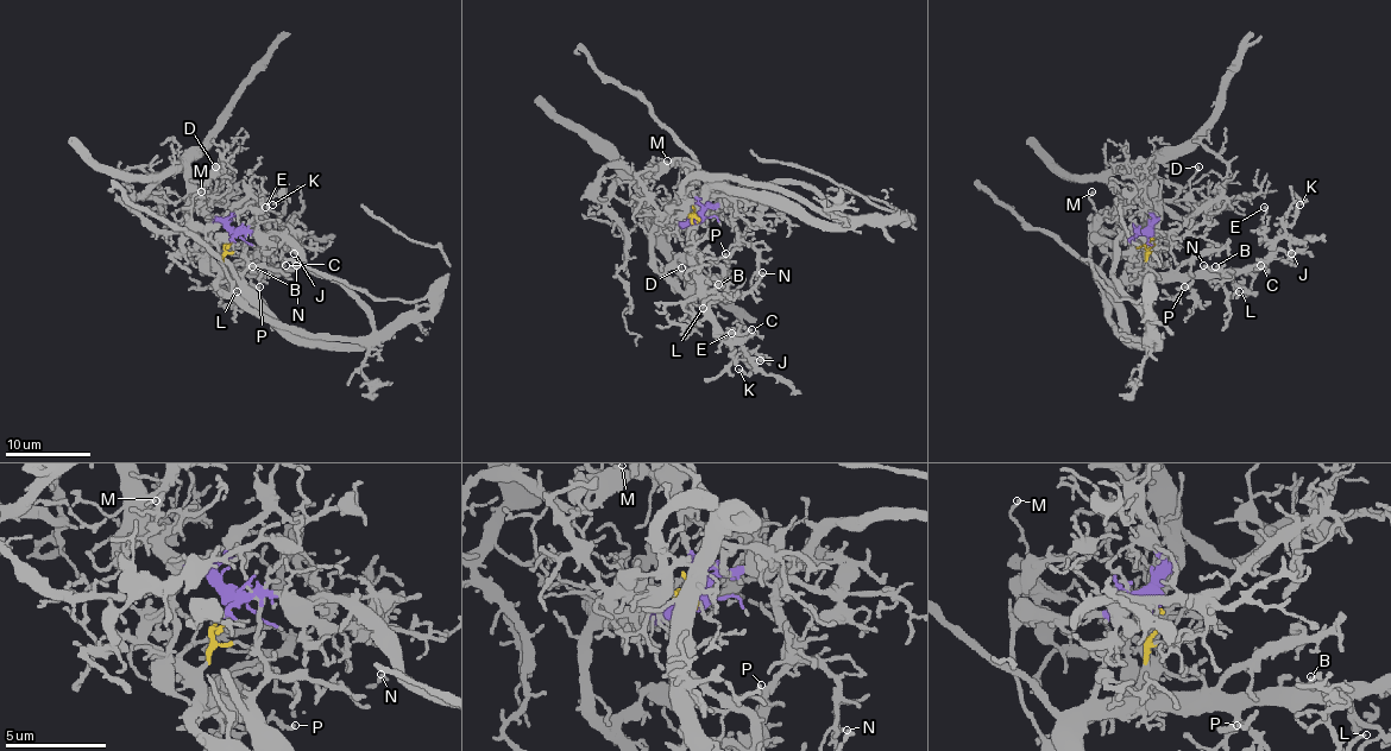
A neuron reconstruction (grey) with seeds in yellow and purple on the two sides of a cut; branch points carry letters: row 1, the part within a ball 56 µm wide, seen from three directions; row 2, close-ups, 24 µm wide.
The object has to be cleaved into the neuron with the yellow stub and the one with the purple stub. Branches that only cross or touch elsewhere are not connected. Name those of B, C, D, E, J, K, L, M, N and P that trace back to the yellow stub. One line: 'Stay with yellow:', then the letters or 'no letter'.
Stay with yellow: B, C, E, J, K, L, N, P

